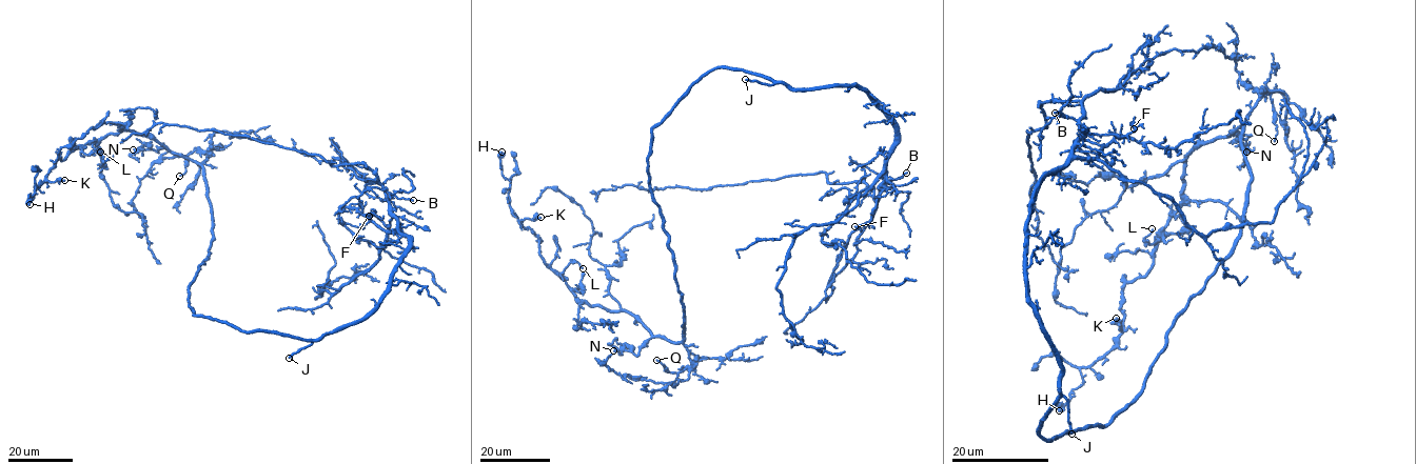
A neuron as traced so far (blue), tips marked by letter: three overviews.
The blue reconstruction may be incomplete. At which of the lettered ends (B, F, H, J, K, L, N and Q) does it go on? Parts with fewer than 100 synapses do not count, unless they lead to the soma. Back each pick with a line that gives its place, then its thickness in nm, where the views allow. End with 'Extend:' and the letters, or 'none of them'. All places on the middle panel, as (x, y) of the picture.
J: place (745, 79); calibre 200 nm
Extend: J

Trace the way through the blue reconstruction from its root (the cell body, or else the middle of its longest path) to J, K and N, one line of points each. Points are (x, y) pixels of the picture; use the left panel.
J: (250, 331), (276, 331), (312, 341), (289, 358)
K: (250, 331), (189, 306), (213, 237), (203, 167), (123, 130), (56, 160), (44, 180), (64, 180)
N: (250, 331), (197, 316), (189, 306), (190, 282), (213, 237), (203, 167), (163, 148), (133, 149)

